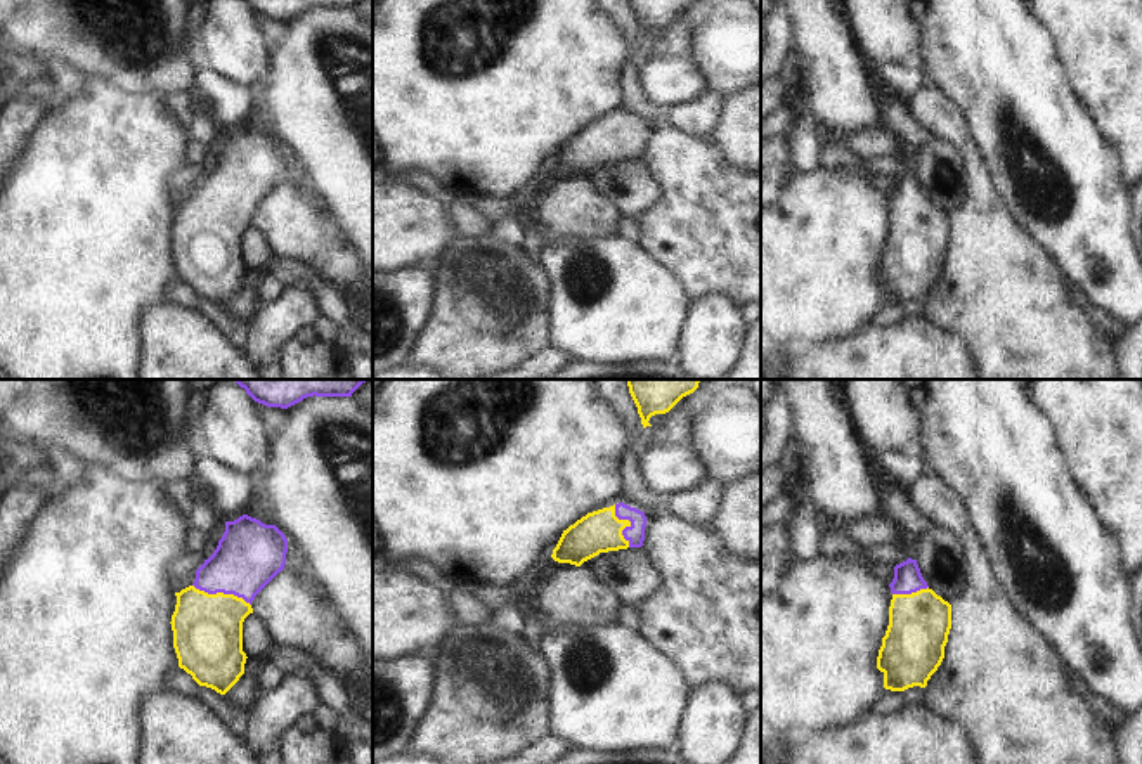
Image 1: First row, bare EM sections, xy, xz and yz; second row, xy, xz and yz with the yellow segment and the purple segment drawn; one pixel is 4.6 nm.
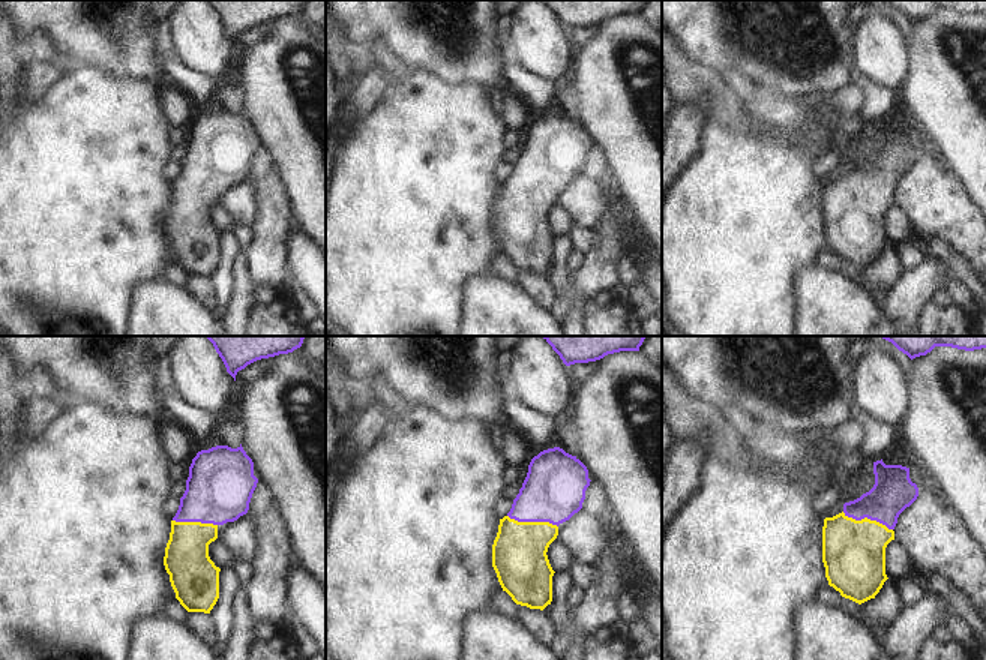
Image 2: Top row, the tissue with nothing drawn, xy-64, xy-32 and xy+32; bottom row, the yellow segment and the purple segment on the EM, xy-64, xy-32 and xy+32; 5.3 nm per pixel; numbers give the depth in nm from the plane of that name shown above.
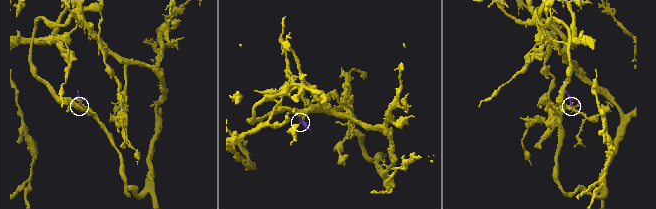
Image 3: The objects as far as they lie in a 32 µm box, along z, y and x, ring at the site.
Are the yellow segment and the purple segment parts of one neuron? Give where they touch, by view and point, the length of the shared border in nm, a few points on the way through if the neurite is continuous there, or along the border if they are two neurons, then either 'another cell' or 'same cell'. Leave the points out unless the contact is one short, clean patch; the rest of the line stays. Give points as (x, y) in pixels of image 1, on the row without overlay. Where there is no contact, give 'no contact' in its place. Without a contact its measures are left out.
meets yellow in xy at (222, 205); contact 280 nm long; runs through xy (207, 239), (208, 227), (222, 205), (227, 193), (250, 165); same cell

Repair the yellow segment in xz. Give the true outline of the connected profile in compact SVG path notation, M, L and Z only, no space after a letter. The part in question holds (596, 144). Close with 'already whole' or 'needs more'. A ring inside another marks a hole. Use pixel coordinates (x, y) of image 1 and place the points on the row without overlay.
M624 114L587 125L563 142L551 170L581 178L600 165L641 159L646 128Z; needs more

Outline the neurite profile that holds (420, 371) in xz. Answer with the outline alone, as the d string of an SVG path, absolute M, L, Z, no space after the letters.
M406 366L373 372L373 379L449 379L426 366Z

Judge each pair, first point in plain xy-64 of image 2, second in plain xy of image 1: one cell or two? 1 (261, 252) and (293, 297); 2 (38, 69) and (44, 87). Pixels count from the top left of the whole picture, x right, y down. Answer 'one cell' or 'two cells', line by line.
1: one cell
2: one cell

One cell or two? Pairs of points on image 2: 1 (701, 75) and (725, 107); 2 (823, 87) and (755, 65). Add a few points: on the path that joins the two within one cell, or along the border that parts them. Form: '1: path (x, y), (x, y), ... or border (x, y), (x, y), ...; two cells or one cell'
1: path (703, 83), (719, 99); one cell
2: path (806, 71), (796, 65), (772, 65); one cell

